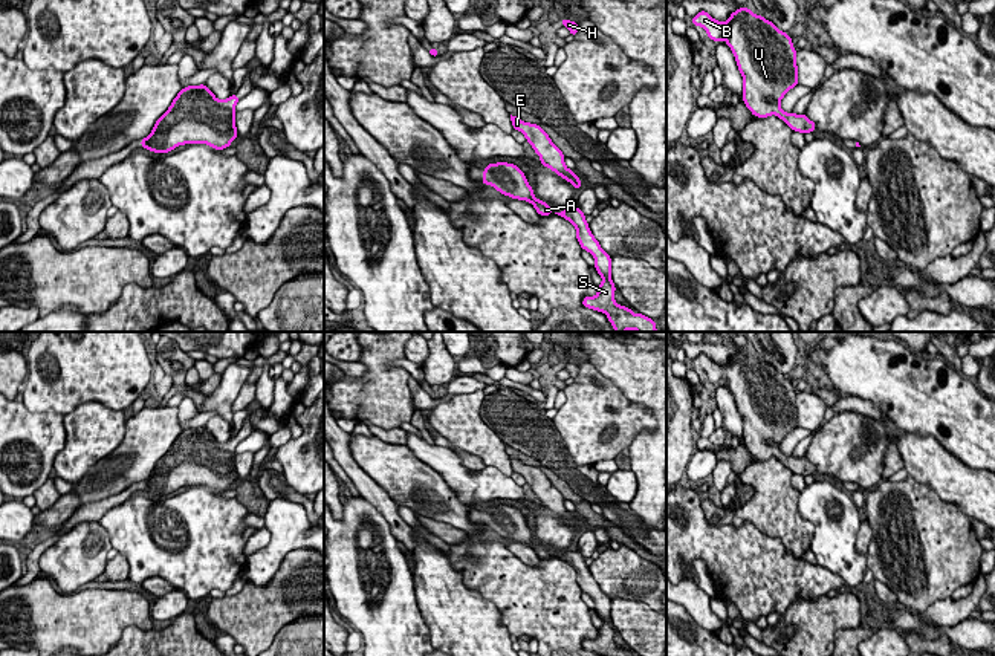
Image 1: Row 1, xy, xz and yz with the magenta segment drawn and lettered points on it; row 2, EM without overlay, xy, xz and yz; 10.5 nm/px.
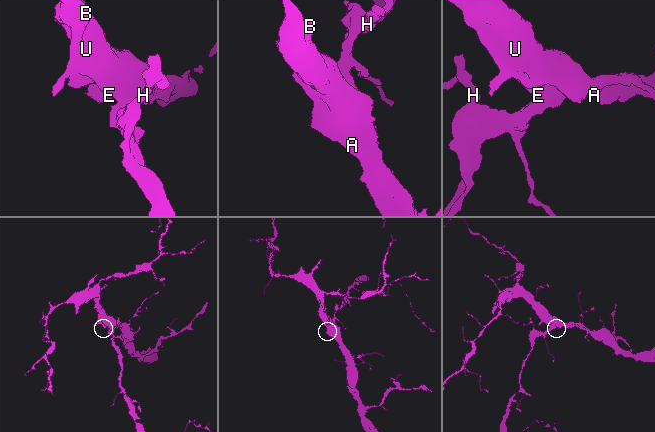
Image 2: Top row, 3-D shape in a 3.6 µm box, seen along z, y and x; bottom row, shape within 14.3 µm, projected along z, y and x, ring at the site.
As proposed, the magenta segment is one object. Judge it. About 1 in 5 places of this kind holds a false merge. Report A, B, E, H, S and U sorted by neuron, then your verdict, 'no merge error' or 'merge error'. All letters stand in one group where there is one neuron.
A B E H S U; no merge error

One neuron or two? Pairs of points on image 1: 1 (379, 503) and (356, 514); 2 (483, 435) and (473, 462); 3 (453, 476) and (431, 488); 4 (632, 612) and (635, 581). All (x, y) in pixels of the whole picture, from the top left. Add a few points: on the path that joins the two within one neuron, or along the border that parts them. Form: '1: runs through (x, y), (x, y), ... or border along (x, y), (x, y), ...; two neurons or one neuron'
1: border along (359, 494), (384, 517), (395, 535); two neurons
2: border along (445, 438), (453, 447), (476, 454), (486, 465); two neurons
3: border along (416, 457), (428, 464), (456, 496), (469, 505); two neurons
4: border along (612, 598), (641, 600), (650, 607); two neurons

